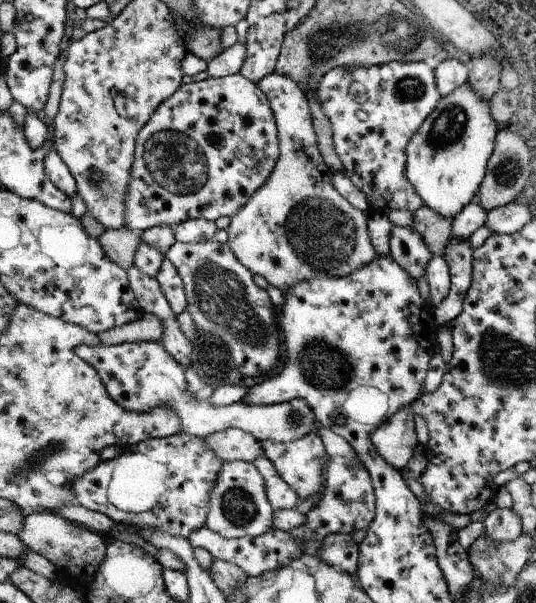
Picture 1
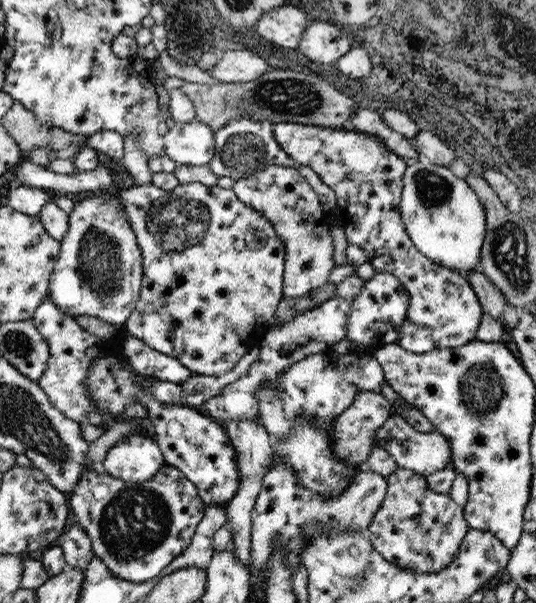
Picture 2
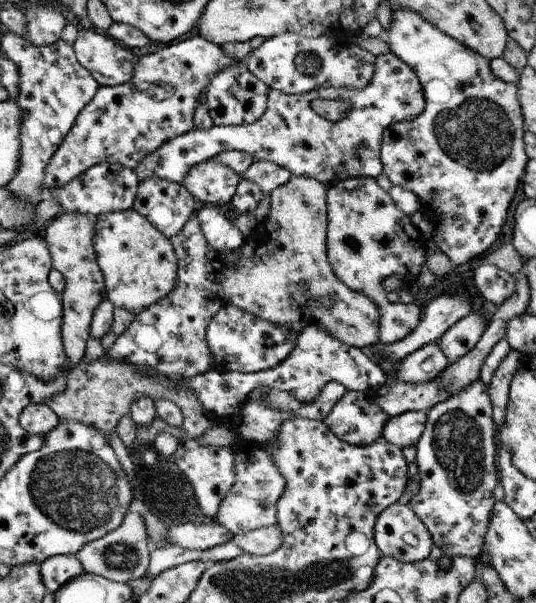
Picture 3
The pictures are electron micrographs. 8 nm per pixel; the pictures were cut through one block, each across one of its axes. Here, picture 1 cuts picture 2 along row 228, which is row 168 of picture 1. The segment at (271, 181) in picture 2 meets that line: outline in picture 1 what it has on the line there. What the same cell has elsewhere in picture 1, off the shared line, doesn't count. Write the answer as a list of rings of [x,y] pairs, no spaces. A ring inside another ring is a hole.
[[[275,72],[267,78],[261,78],[257,86],[267,96],[275,114],[281,154],[269,180],[231,218],[227,226],[227,246],[233,250],[235,258],[247,270],[251,270],[251,274],[263,276],[269,286],[281,290],[283,294],[289,292],[297,282],[311,282],[315,278],[347,278],[349,274],[361,270],[363,266],[369,266],[377,258],[375,248],[369,242],[367,214],[351,206],[351,202],[347,202],[333,186],[333,172],[319,152],[311,106],[303,88],[299,88],[299,84],[291,78]]]

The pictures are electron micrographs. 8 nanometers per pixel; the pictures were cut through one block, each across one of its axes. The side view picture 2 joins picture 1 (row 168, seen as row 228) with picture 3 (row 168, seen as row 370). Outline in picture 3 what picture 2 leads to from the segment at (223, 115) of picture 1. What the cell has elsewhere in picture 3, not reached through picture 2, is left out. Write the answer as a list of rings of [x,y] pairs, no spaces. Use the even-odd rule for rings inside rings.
[[[211,158],[193,166],[181,184],[193,194],[199,204],[211,204],[219,208],[231,202],[231,196],[235,194],[235,186],[239,182],[241,176],[237,172]]]

